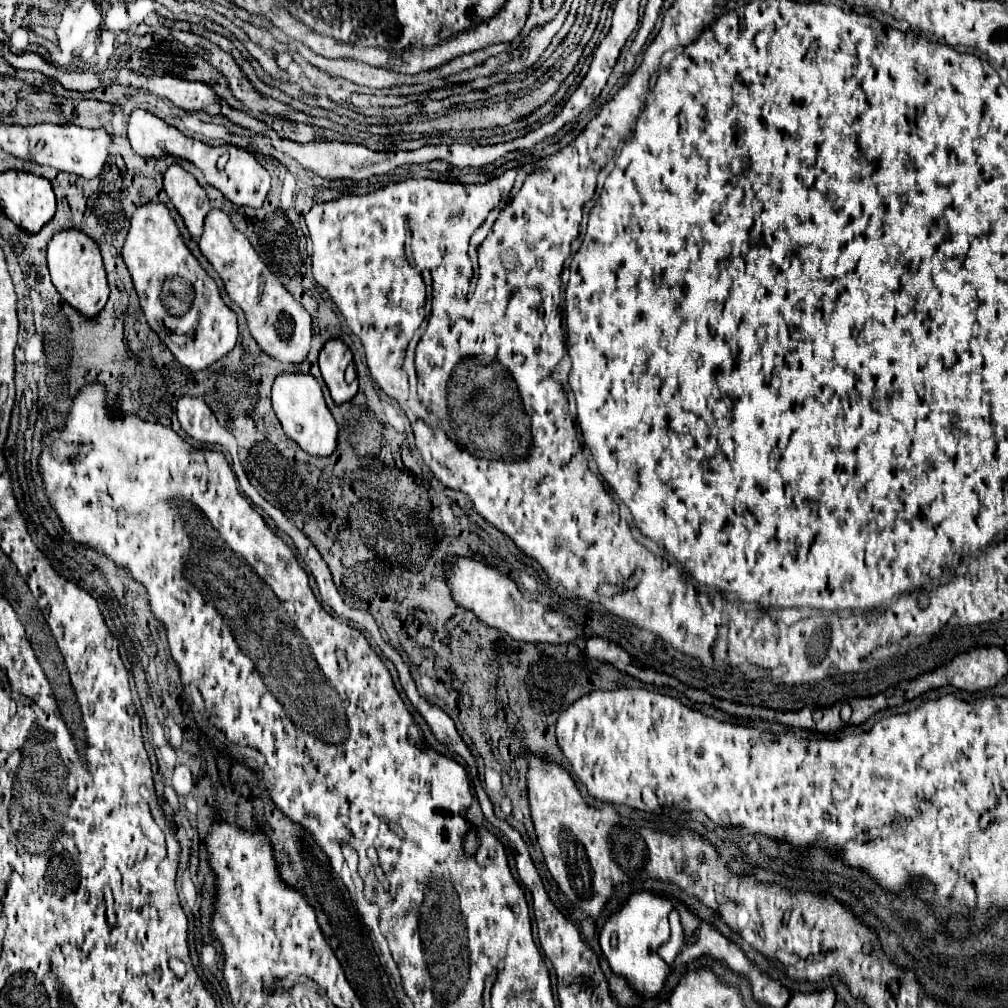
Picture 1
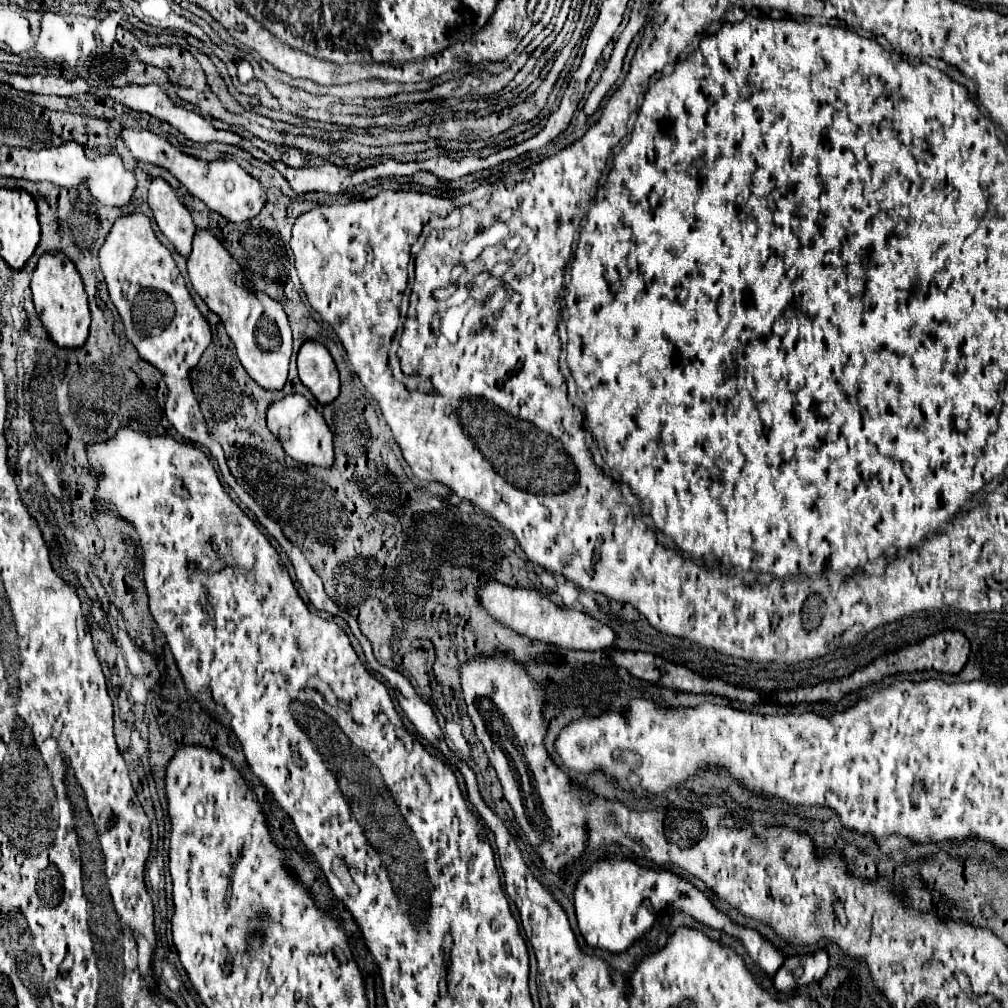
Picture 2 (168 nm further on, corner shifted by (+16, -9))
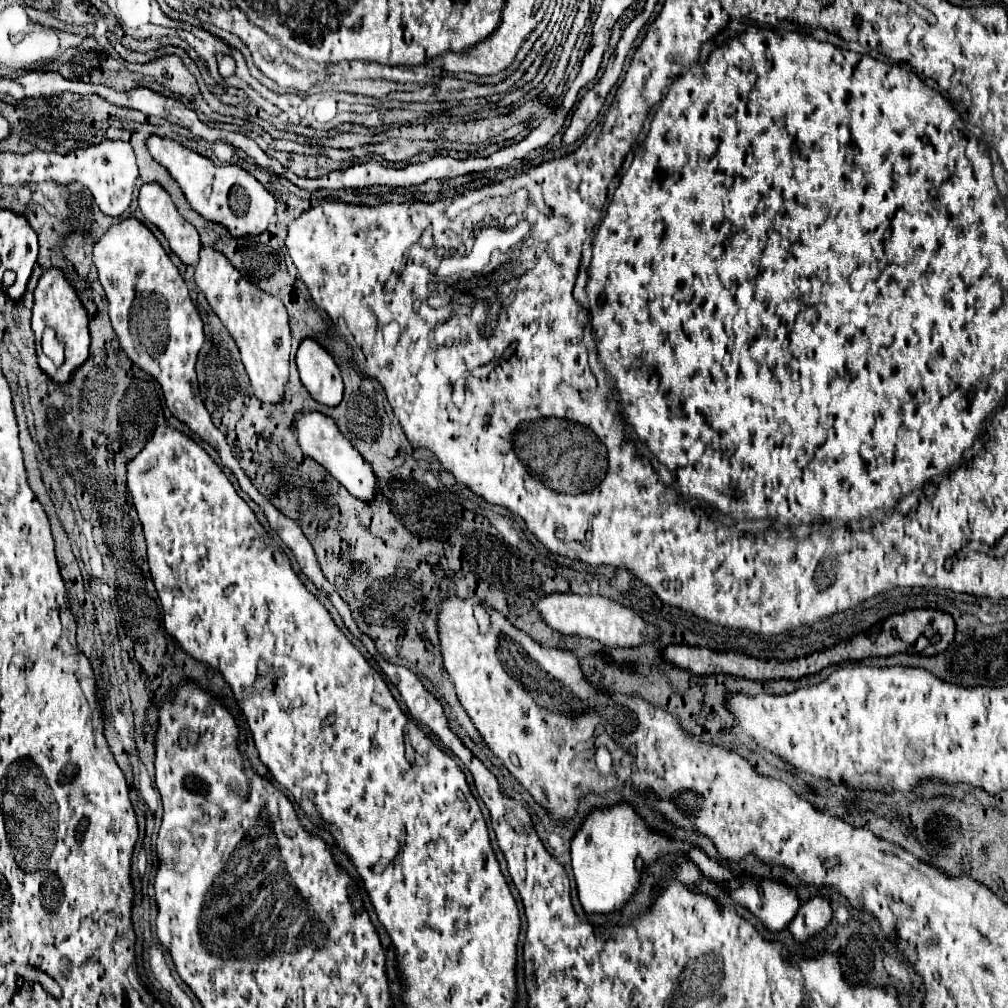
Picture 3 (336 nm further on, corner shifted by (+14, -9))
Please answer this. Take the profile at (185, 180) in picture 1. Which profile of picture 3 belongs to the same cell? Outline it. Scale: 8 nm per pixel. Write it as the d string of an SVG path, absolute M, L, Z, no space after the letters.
M148 183L140 187L138 207L144 217L154 223L170 243L170 249L186 265L198 263L200 253L200 235L192 223L188 223L172 203L172 197L158 185Z

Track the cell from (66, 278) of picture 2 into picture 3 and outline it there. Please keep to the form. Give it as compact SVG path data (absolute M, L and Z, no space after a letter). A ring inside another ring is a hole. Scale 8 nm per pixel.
M48 269L44 271L44 275L38 281L36 293L34 293L34 317L32 317L32 329L36 335L36 357L38 357L38 365L40 369L54 381L54 383L68 383L70 375L88 359L88 345L90 345L90 333L88 333L88 313L84 309L84 305L80 303L78 295L74 293L74 287L70 285L70 281L62 275L60 269ZM50 325L56 331L58 341L64 343L66 347L66 355L64 355L64 363L60 365L60 369L54 367L52 359L46 357L42 353L40 339L42 339L42 331L44 327Z

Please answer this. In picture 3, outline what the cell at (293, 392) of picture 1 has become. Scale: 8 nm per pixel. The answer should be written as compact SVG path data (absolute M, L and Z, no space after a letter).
M302 413L296 417L296 423L294 423L294 433L296 433L296 439L302 447L302 451L316 459L334 479L338 479L354 497L362 499L362 501L372 501L376 499L376 493L378 493L378 481L376 481L376 475L374 475L374 469L372 465L356 451L356 447L340 433L340 429L336 427L336 423L322 415L322 413Z

